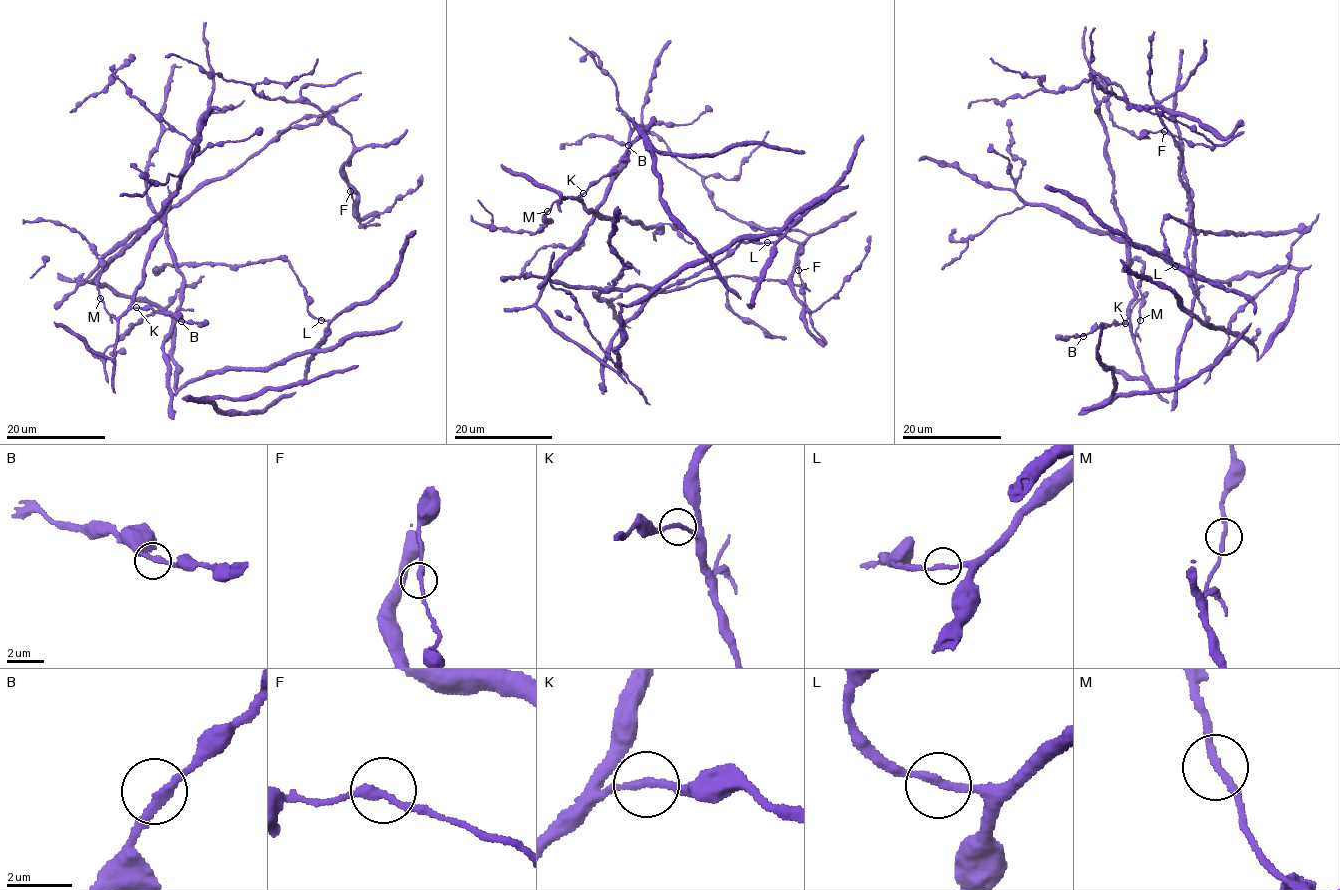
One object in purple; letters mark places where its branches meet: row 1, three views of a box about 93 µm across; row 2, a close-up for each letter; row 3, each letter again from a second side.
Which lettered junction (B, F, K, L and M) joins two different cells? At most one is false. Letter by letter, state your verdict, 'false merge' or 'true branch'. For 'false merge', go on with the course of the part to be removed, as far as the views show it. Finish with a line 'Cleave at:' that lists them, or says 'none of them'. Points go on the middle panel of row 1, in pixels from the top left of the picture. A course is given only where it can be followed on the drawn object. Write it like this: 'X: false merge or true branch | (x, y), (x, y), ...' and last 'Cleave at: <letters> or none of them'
B: true branch
F: true branch
K: true branch
L: true branch
M: true branch
Cleave at: none of them

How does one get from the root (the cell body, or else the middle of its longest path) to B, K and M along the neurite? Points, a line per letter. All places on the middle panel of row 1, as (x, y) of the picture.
B: (576, 344), (535, 301), (555, 261), (600, 216), (577, 198), (608, 176), (628, 145)
K: (576, 344), (551, 324), (535, 301), (555, 261), (579, 240), (585, 226), (600, 216), (577, 198), (583, 193)
M: (576, 344), (535, 301), (555, 261), (600, 213), (568, 197), (547, 211)

